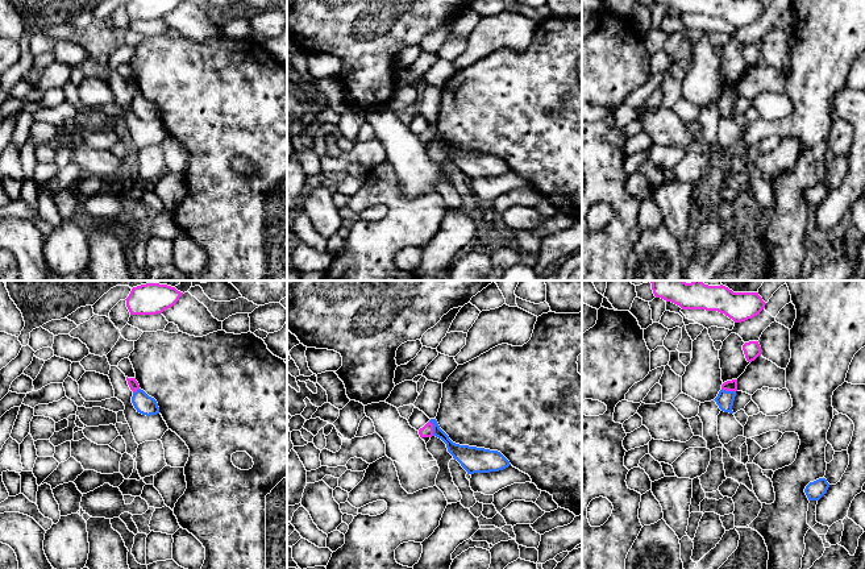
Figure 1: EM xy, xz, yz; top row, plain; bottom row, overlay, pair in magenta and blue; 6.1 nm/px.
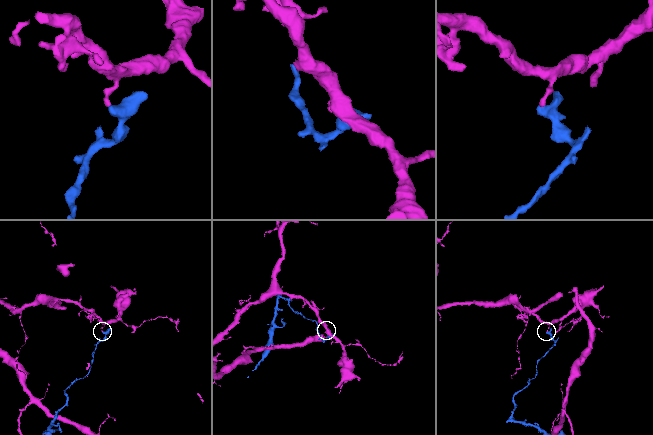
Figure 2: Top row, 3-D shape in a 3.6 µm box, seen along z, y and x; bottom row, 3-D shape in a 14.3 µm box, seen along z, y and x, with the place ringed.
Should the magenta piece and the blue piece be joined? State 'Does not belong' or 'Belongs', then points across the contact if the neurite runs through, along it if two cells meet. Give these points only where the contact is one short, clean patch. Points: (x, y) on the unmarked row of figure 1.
Does not belong. Boundary: xz (429, 125), (433, 140)

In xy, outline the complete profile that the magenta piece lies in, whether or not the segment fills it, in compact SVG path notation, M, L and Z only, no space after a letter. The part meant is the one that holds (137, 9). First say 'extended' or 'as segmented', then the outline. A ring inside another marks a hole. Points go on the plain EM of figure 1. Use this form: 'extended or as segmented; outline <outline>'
as segmented; outline M129 0L126 12L130 20L157 20L172 12L182 0Z

